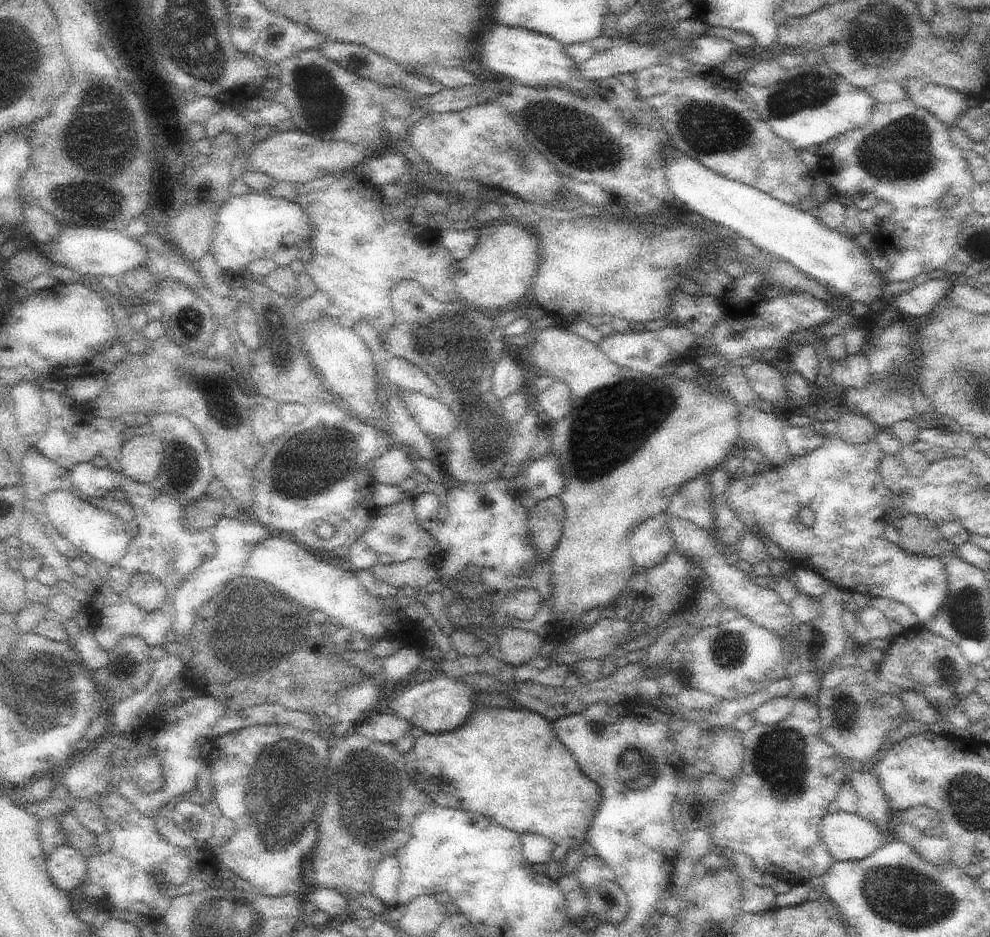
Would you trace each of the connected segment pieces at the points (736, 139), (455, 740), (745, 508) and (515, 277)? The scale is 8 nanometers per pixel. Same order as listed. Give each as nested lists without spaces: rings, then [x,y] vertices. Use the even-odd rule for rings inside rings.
[[[658,63],[639,70],[635,77],[639,93],[663,118],[673,145],[682,154],[696,159],[719,175],[753,186],[789,205],[797,205],[812,194],[815,172],[809,171],[800,159],[802,150],[794,148],[773,132],[768,123],[762,120],[754,101],[750,95],[745,94],[738,81],[731,80],[715,70],[704,74],[679,71],[669,63]]]
[[[480,705],[471,712],[468,720],[462,726],[456,727],[456,730],[443,732],[442,734],[425,733],[417,739],[414,746],[405,754],[405,767],[414,786],[428,794],[436,805],[483,814],[488,820],[496,822],[497,825],[504,828],[516,831],[518,834],[541,834],[553,842],[554,847],[551,858],[559,861],[564,861],[570,850],[586,841],[589,826],[592,824],[602,802],[600,787],[580,770],[576,757],[568,750],[566,745],[560,742],[551,722],[548,722],[538,713],[525,708],[496,708]]]
[[[825,433],[825,436],[820,448],[810,454],[791,456],[783,467],[764,466],[758,474],[747,477],[739,468],[729,482],[725,494],[727,503],[747,529],[762,540],[776,544],[786,556],[790,556],[792,564],[816,571],[830,584],[844,591],[860,592],[871,598],[893,598],[909,606],[920,624],[928,624],[942,610],[949,593],[945,558],[909,553],[884,535],[884,514],[893,492],[888,490],[879,471],[883,452],[878,443],[874,440],[864,444],[850,444],[844,442],[837,433]],[[802,508],[810,508],[815,514],[815,523],[810,527],[800,521]]]
[[[503,219],[498,223],[479,227],[476,246],[465,259],[458,261],[453,281],[457,292],[464,300],[470,302],[477,309],[495,314],[497,310],[512,308],[525,297],[526,293],[530,292],[538,274],[540,257],[539,238],[534,231],[528,228],[528,224],[526,222],[512,222],[512,220],[508,222]]]

